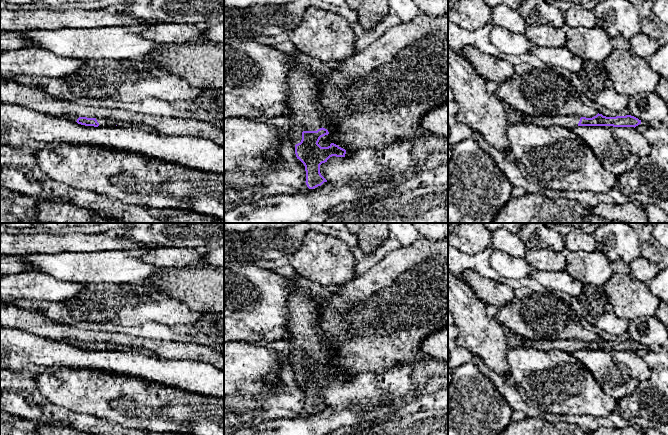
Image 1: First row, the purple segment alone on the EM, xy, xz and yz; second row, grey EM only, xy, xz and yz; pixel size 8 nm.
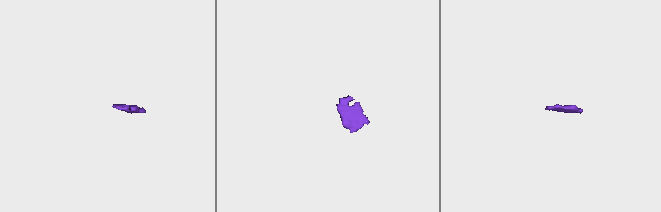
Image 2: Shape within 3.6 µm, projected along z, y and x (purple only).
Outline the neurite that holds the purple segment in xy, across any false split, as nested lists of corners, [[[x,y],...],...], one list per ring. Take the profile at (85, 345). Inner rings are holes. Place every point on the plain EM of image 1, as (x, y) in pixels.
[[[69,340],[67,341],[69,344],[77,346],[78,348],[85,350],[94,350],[94,351],[115,351],[118,345],[111,344],[108,342],[87,342],[87,341],[77,341],[77,340]]]

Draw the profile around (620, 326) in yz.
[[[584,284],[583,291],[577,298],[584,317],[590,324],[612,335],[627,332],[630,321],[615,315],[603,287]]]

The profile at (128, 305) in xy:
[[[92,283],[84,285],[74,297],[64,301],[74,321],[111,322],[124,327],[154,322],[168,326],[193,325],[204,313],[191,311],[185,304],[144,284]]]

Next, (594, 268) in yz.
[[[564,249],[566,258],[565,271],[583,284],[603,287],[614,275],[610,260],[601,252],[570,251]]]

